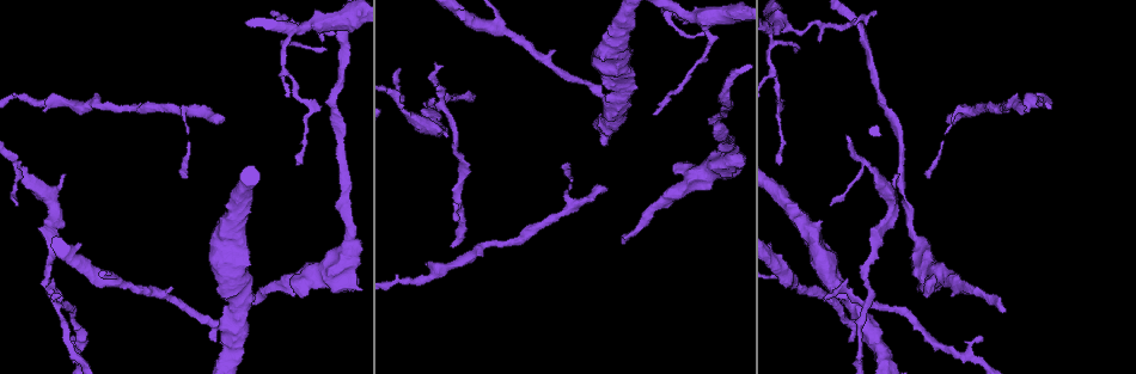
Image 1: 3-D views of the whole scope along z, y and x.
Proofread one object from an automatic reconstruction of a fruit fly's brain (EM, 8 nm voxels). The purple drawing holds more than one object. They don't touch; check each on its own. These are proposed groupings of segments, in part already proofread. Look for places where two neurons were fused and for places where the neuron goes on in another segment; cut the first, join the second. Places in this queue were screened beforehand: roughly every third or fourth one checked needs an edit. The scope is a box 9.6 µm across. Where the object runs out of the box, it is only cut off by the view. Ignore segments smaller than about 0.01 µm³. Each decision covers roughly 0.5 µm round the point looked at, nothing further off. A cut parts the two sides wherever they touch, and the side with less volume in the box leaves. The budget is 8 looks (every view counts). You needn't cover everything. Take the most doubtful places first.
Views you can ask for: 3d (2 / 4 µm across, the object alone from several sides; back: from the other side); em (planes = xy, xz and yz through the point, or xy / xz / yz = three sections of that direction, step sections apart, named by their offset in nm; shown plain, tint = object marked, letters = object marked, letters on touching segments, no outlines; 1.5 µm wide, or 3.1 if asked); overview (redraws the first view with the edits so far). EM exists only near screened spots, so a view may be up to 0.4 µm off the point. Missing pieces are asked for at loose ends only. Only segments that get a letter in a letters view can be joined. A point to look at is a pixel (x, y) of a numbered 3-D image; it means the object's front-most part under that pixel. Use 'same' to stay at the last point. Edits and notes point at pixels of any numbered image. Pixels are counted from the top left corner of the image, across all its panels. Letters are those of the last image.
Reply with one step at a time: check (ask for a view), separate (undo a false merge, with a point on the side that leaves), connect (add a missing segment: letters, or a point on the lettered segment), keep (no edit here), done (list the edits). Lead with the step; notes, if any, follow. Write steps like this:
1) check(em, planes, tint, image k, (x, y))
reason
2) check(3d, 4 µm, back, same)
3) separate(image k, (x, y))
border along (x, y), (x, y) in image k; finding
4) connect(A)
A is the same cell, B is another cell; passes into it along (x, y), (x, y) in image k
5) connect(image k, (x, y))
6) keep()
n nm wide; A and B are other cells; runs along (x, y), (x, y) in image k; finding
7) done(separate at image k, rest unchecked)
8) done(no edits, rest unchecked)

check(3d, 2 µm, back, image 1, (867, 304))
looks like a crossing

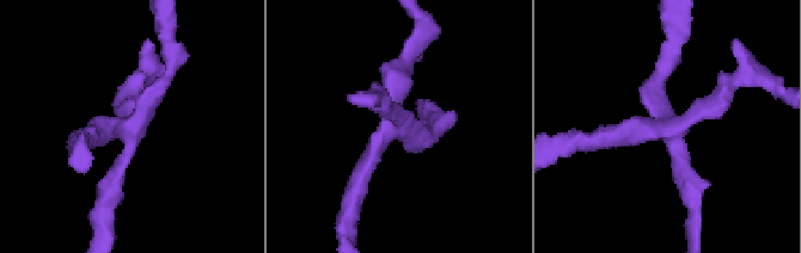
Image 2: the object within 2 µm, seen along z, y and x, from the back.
check(em, planes, letters, image 2, (396, 131))
4 arms; need the tissue

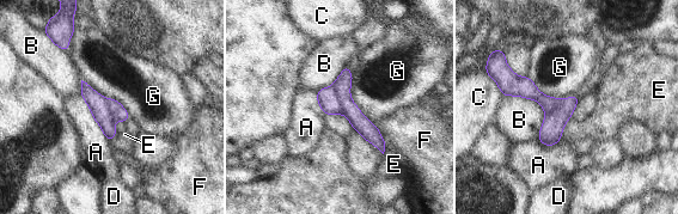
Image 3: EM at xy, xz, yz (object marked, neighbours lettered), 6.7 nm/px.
separate(image 3, (360, 123))
180 nm wide; A, B, C, D, E, F and G are other cells; the part that leaves runs along (346, 71), (344, 101), (382, 147) in image 3; two neurons meet here

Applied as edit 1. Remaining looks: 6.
check(em, planes, letters, image 1, (606, 189))
branch stops here

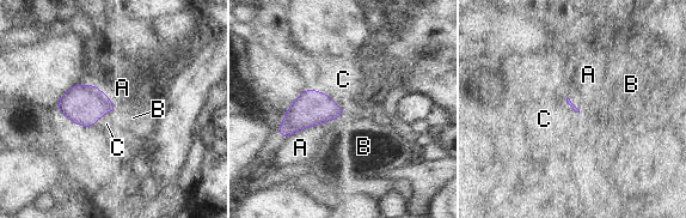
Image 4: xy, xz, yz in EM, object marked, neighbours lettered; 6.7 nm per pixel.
connect(C)
C is the same cell, A and B are other cells; passes into it along (311, 108), (325, 95), (343, 79) in image 4; the neuron continues

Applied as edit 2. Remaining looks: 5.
check(overview)

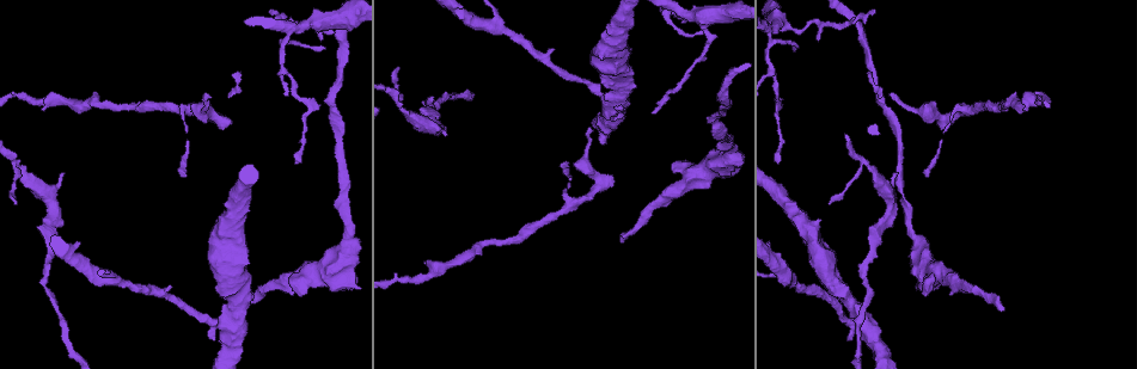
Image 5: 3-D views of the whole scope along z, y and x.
check(3d, 2 µm, image 5, (902, 195))
a narrow waist

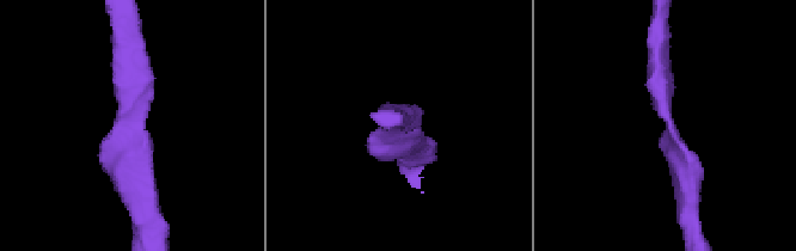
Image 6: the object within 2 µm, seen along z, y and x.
check(em, planes, tint, image 6, (398, 129))
arms of 190, 190 nm

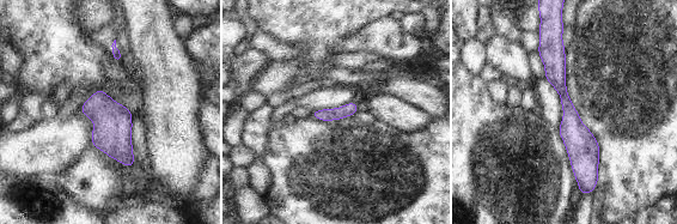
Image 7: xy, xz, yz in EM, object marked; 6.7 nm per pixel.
check(em, planes, letters, same)
what lies round it

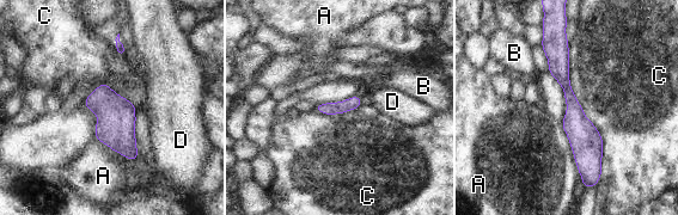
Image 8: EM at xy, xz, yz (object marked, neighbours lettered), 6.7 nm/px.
keep()
80 nm wide; A, B, C and D are other cells; runs along (563, 43), (591, 183) in image 8; all the same neuron

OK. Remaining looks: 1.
done(separate at image 3, connect at image 4, rest unchecked)

